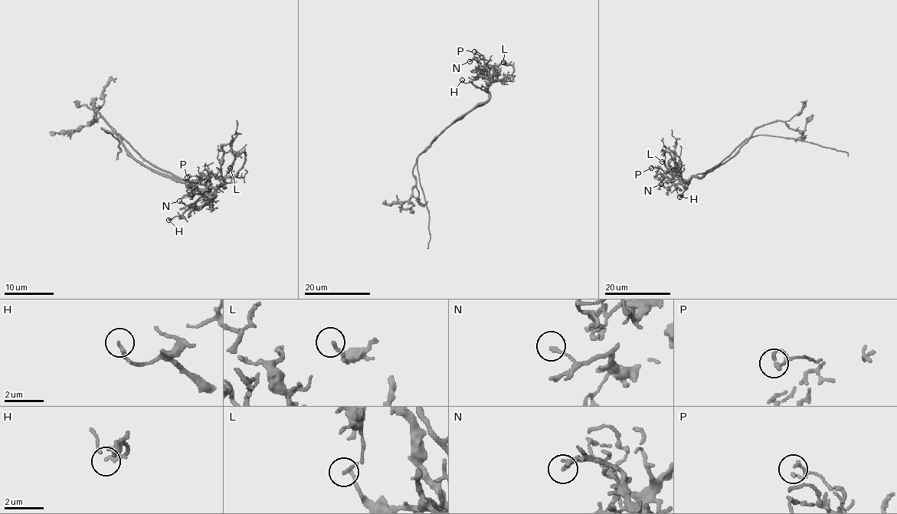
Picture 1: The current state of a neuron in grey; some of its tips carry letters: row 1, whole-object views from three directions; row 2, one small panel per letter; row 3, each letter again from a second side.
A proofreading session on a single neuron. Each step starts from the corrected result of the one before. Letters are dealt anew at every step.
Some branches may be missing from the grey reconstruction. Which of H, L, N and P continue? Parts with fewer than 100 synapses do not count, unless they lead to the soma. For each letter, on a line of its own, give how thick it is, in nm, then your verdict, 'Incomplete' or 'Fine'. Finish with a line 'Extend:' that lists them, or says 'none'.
H: Thickness 170 nm. Fine
L: Thickness 130 nm. Fine
N: Thickness 170 nm. Fine
P: Thickness 120 nm. Fine
Extend: none

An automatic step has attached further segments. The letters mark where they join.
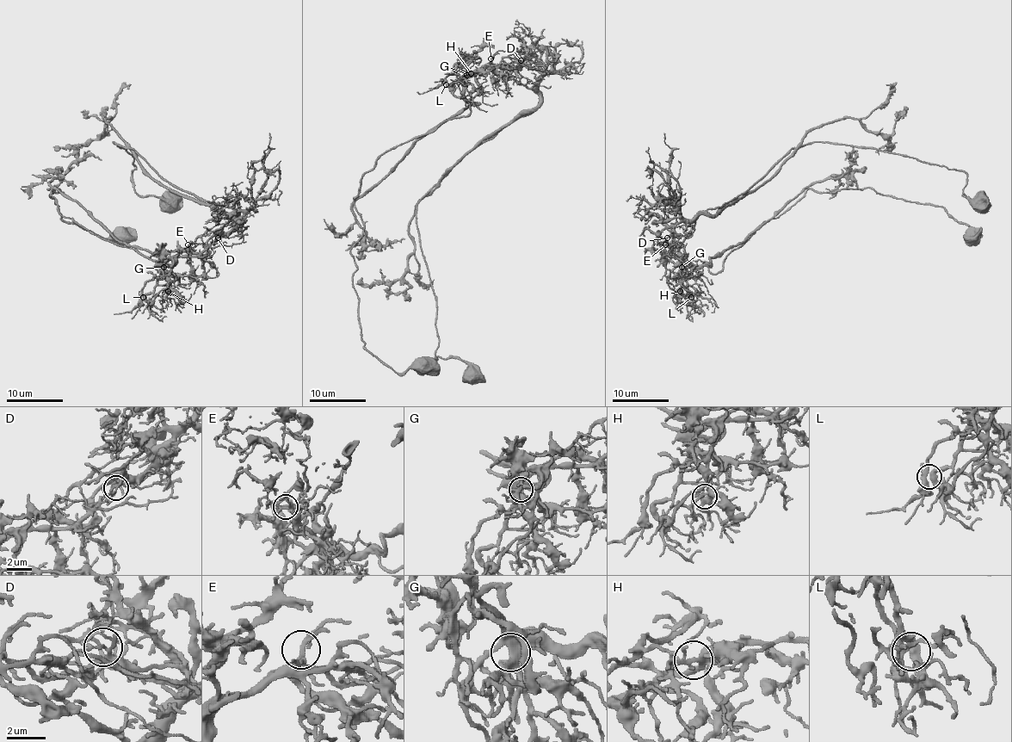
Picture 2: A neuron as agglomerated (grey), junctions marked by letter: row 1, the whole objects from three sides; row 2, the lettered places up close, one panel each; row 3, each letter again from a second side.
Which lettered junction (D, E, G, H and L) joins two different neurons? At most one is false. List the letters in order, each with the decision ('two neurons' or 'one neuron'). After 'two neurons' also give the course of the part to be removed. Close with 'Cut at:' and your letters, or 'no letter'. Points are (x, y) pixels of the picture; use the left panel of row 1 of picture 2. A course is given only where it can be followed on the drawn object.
D: two neurons; course (218, 238), (198, 254), (167, 258), (167, 273), (47, 189), (63, 220), (137, 238)
E: one neuron
G: one neuron
H: one neuron
L: one neuron
Cut at: D

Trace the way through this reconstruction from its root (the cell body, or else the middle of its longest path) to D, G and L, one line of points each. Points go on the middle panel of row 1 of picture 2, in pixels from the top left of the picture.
D: (422, 367), (396, 373), (365, 347), (354, 200), (470, 113), (470, 73), (521, 60)
G: (422, 367), (396, 373), (365, 347), (354, 200), (470, 113), (466, 75)
L: (422, 367), (396, 373), (365, 347), (350, 248), (363, 231), (354, 200), (470, 113), (464, 76), (446, 84)

